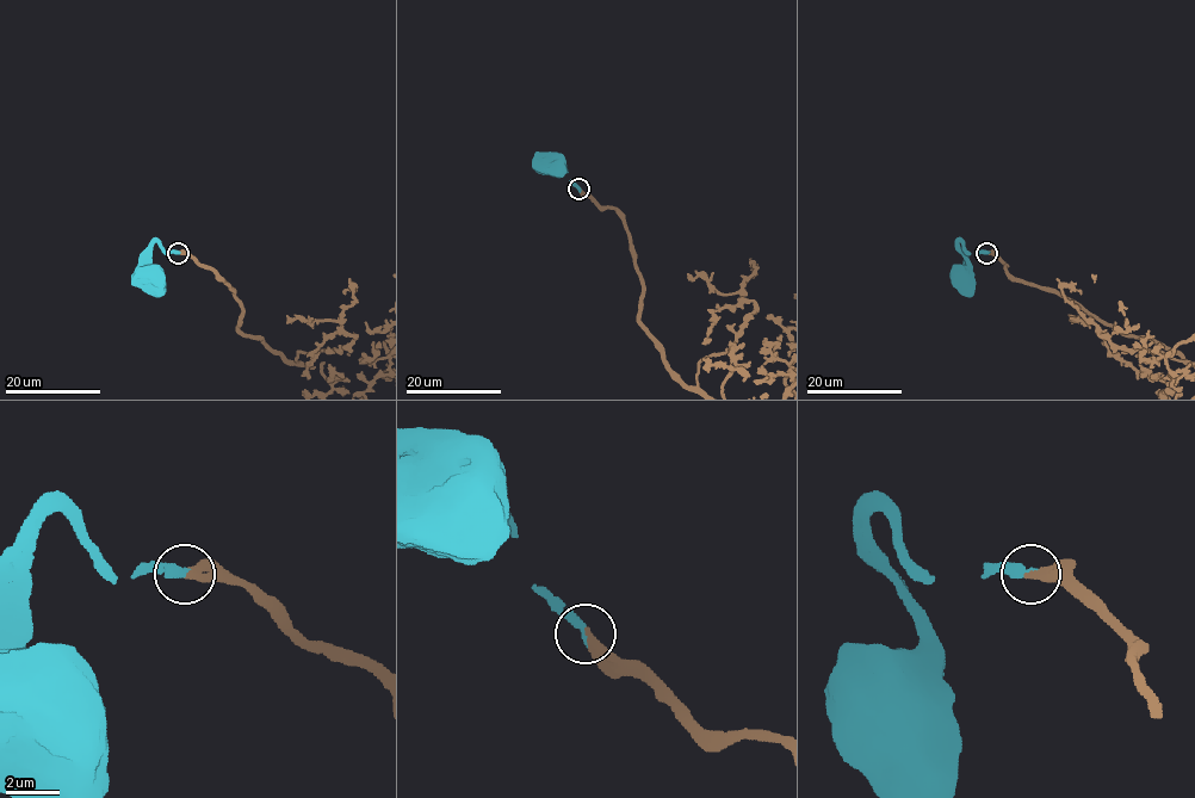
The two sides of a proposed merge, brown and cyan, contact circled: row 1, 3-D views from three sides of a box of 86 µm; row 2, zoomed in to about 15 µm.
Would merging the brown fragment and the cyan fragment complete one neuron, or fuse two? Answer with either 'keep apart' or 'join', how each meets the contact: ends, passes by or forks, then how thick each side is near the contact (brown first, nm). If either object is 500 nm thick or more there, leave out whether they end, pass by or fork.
join; brown ends there; cyan ends there; 360 nm thick on the brown side, 380 nm on the other

